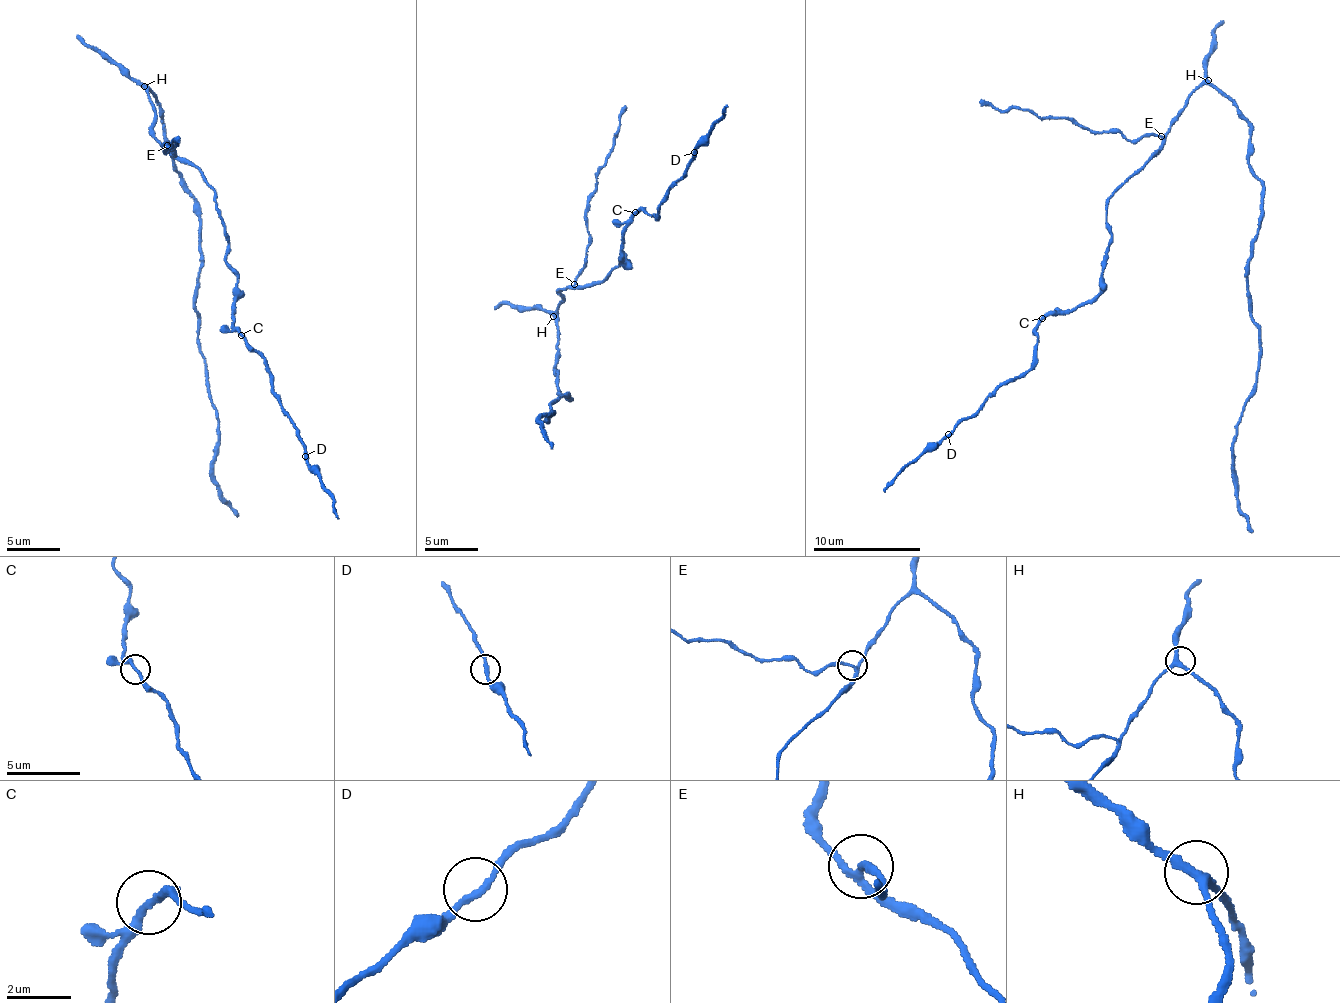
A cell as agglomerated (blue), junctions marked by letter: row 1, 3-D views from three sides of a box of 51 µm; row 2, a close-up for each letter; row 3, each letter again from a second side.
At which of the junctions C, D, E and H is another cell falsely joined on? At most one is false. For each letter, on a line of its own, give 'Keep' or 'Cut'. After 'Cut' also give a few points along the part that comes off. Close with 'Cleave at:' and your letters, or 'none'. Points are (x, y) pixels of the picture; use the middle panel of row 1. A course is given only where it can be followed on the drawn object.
C: Keep
D: Keep
E: Cut. Course of the part to remove: (575, 283), (585, 263), (589, 243), (586, 211), (597, 188), (597, 169), (615, 144), (625, 106)
H: Keep
Cleave at: E

